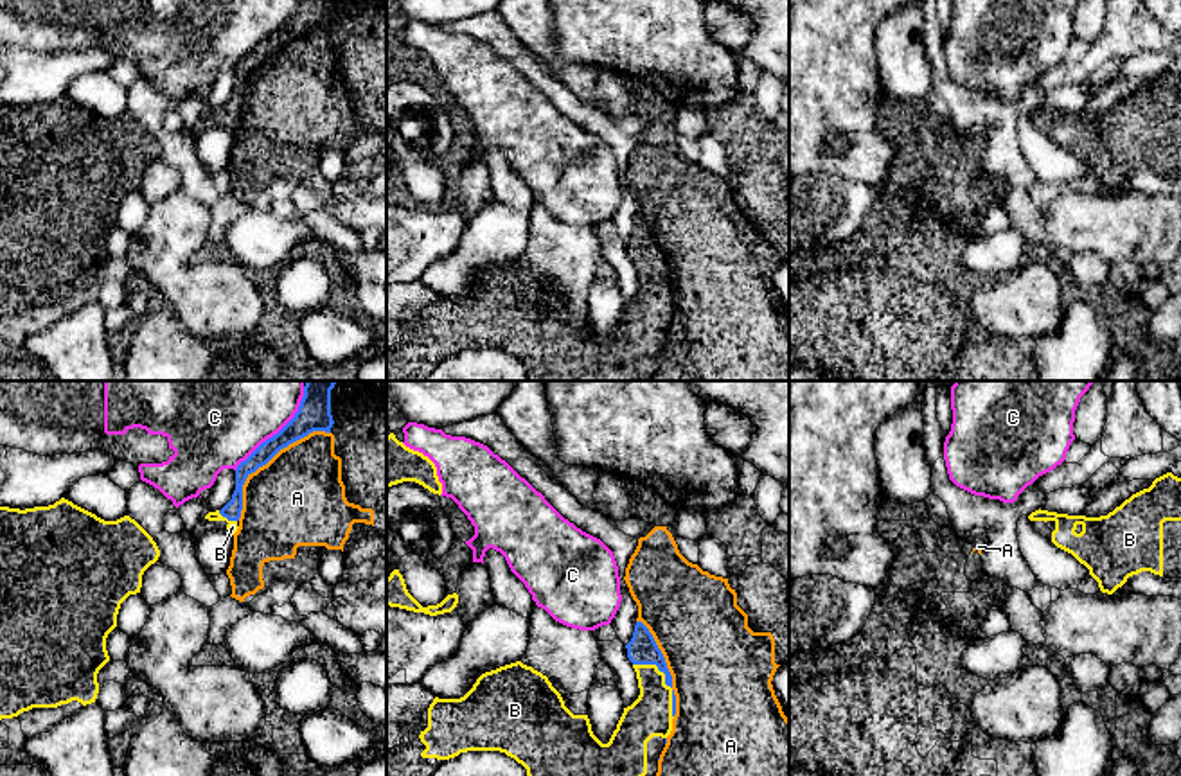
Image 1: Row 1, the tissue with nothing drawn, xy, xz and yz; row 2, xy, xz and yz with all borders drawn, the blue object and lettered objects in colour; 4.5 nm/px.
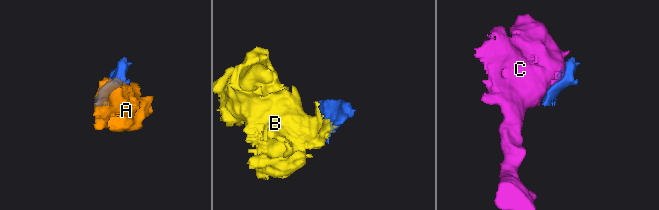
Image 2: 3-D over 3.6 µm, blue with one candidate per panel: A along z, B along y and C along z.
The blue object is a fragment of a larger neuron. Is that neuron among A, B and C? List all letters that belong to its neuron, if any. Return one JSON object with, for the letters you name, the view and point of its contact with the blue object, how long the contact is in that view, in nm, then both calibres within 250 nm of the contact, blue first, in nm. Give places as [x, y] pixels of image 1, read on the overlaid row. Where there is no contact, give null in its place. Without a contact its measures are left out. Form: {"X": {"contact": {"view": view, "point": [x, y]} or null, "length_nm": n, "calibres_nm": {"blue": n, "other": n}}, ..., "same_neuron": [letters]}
{"B": {"contact": {"view": "xz", "point": [665, 681]}, "length_nm": 300, "calibres_nm": {"blue": 140, "other": 190}}, "same_neuron": ["B"]}

